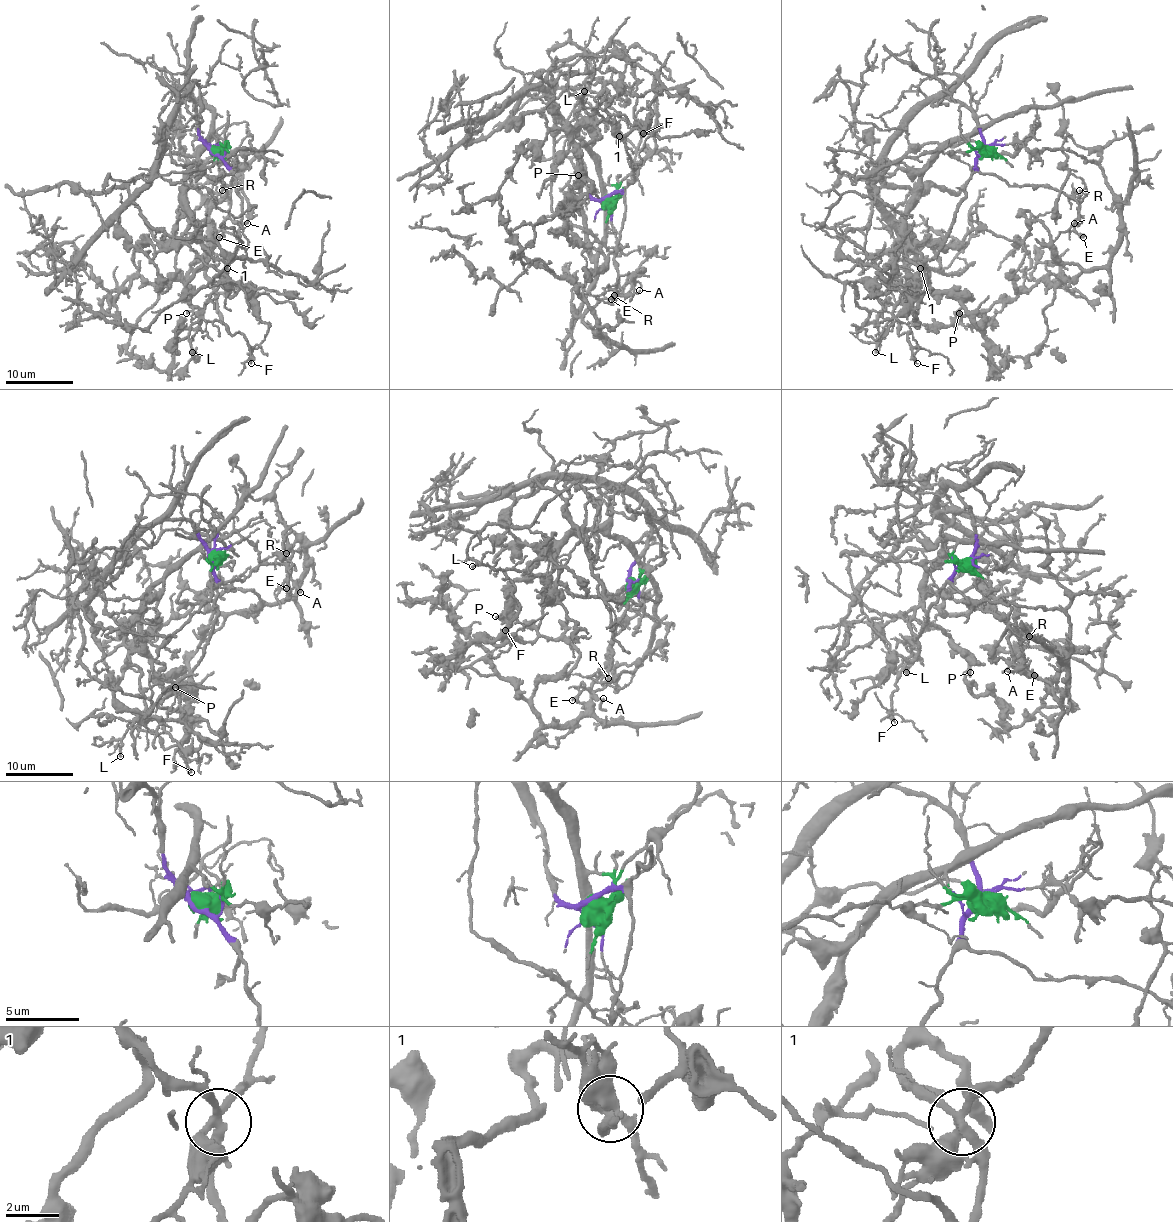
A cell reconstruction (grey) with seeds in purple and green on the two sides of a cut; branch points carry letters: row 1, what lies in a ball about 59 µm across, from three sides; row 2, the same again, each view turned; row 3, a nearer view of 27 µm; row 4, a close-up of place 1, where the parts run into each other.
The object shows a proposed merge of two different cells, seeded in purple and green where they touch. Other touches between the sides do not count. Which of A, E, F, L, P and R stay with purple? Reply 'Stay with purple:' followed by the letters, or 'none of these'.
Stay with purple: A, E, F, L, R

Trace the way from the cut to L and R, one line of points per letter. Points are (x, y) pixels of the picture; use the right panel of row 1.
L: (983, 151), (968, 180), (951, 231), (900, 296), (874, 352)
R: (983, 151), (977, 168), (1011, 185), (1050, 187), (1080, 197), (1087, 192), (1079, 190)

